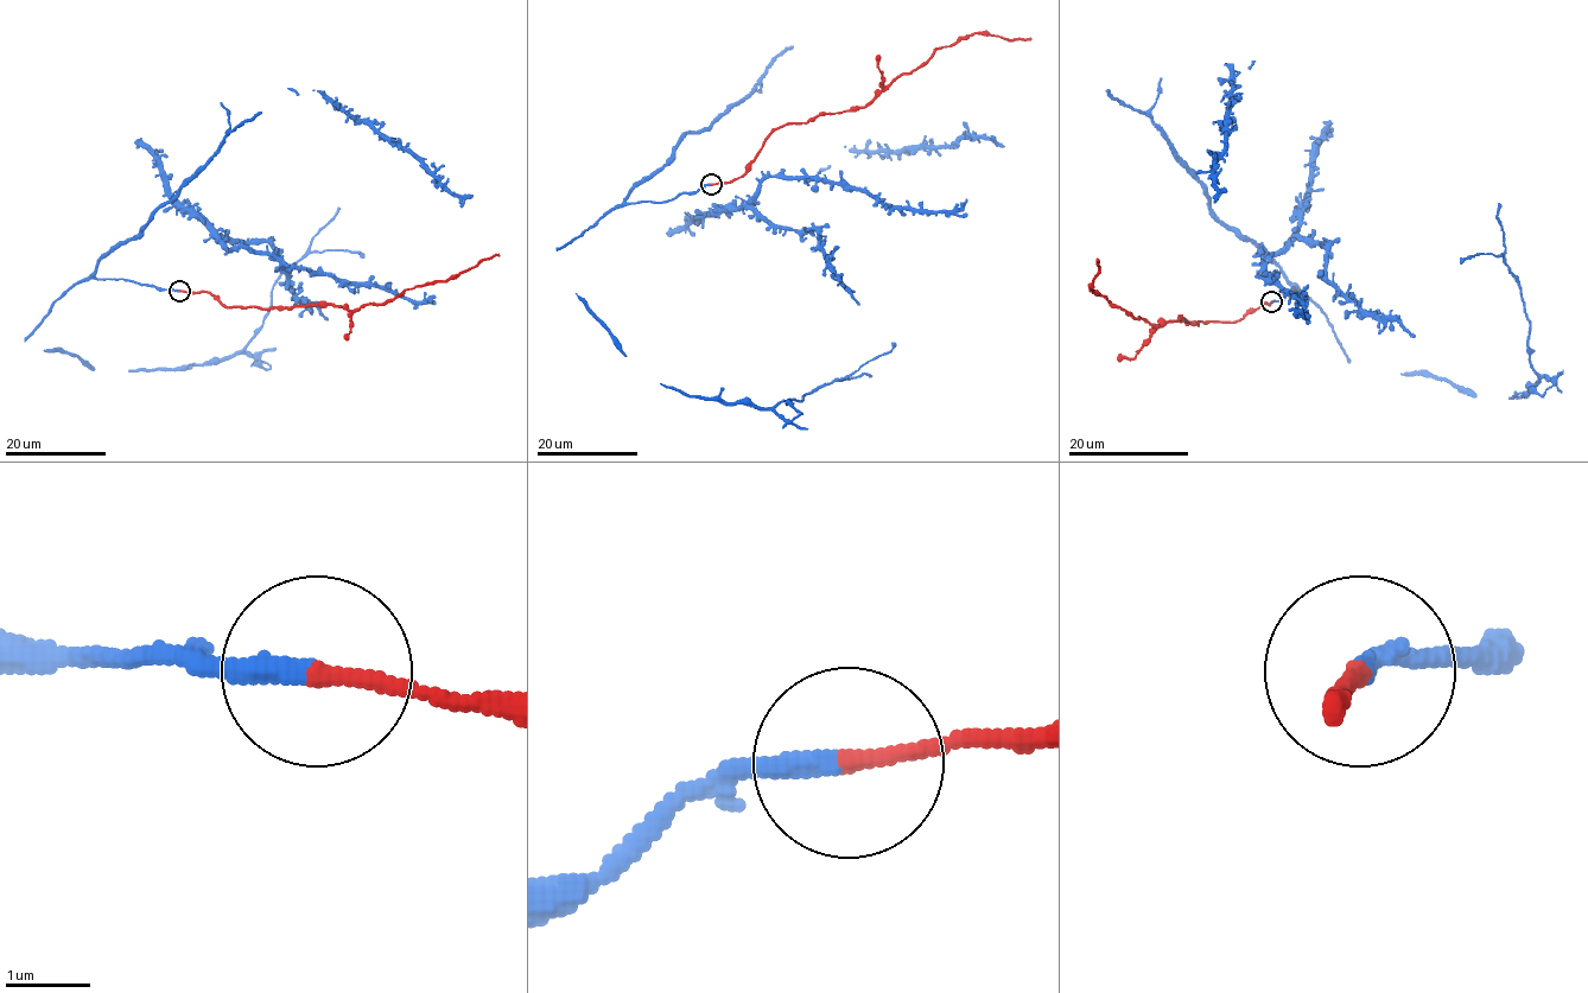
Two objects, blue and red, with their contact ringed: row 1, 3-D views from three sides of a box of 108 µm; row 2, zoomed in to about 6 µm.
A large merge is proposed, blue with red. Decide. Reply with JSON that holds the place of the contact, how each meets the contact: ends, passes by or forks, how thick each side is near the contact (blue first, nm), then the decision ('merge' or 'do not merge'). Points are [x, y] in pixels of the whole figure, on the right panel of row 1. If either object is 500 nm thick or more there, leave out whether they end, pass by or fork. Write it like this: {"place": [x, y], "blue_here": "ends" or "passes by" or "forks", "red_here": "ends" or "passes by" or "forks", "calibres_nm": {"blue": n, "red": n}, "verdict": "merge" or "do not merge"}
{"place": [1271, 301], "blue_here": "ends", "red_here": "ends", "calibres_nm": {"blue": 280, "red": 200}, "verdict": "merge"}

